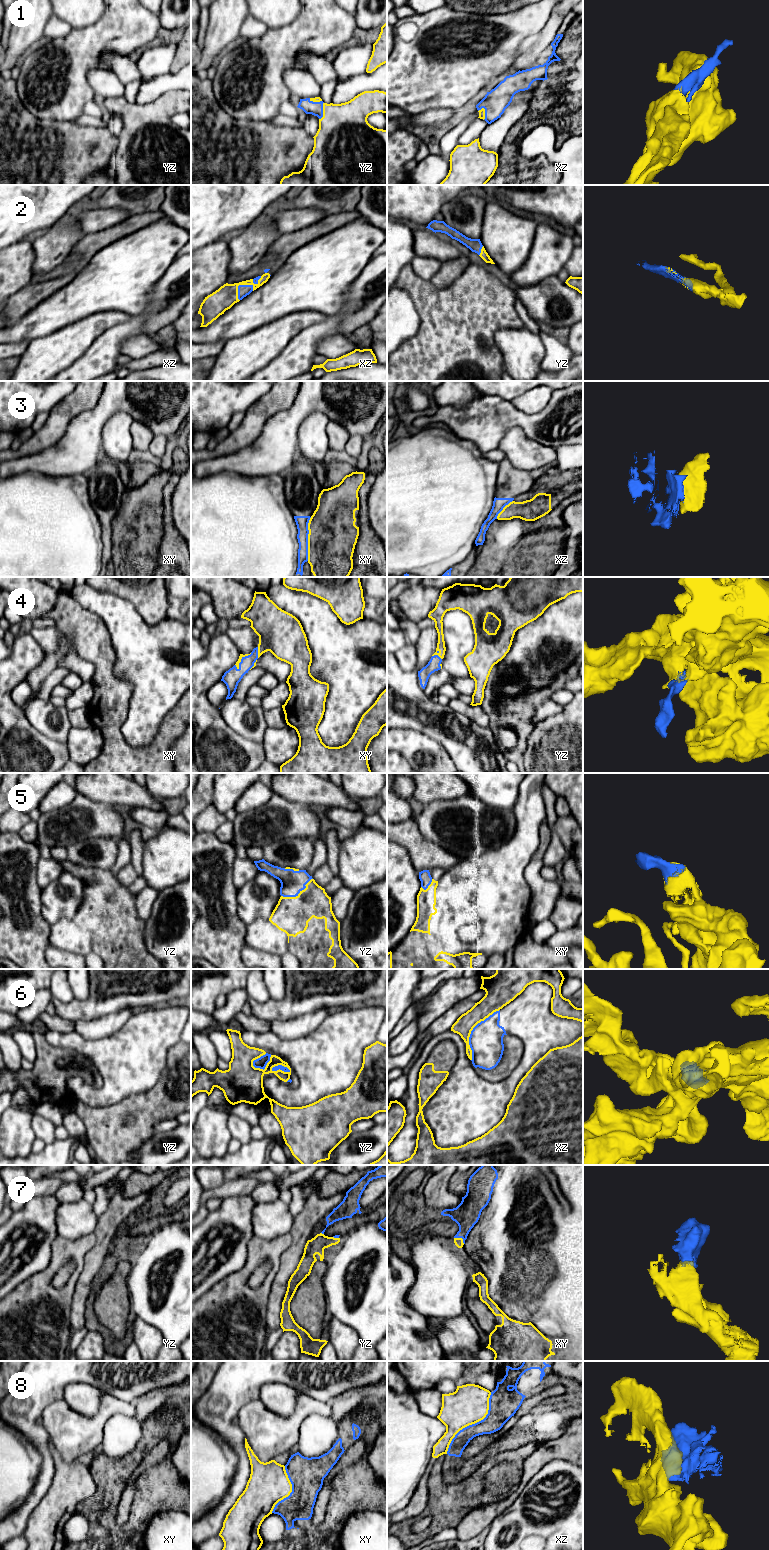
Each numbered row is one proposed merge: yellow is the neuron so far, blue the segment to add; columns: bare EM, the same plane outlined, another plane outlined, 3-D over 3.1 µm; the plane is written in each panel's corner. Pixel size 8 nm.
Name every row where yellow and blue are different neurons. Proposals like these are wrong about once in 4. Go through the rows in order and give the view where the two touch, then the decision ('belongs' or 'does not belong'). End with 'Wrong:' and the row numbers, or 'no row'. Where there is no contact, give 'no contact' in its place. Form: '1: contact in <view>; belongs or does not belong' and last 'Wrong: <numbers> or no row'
1: contact in yz; belongs
2: contact in xz; belongs
3: contact in xy; does not belong
4: contact in xy; belongs
5: contact in yz; belongs
6: contact in xz; does not belong
7: contact in xy; belongs
8: contact in xz; does not belong
Wrong: 3, 6, 8

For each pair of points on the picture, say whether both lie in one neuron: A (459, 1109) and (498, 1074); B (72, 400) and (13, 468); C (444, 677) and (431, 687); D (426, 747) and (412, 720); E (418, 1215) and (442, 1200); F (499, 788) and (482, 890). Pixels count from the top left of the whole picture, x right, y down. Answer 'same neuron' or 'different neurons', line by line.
A: different neurons
B: different neurons
C: same neuron
D: different neurons
E: different neurons
F: different neurons

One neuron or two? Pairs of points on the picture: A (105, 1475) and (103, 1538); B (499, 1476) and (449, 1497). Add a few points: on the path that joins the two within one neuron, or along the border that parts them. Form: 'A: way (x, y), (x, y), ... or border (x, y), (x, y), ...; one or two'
A: way (105, 1491), (105, 1501), (94, 1512), (94, 1522); one
B: way (487, 1483), (484, 1483), (474, 1493), (461, 1497); one

